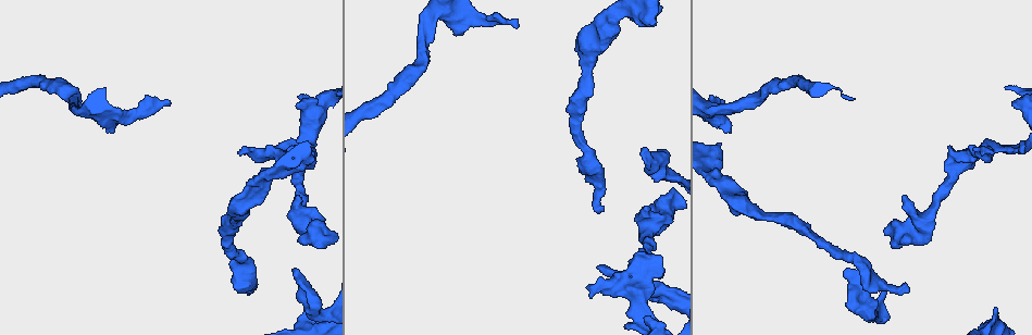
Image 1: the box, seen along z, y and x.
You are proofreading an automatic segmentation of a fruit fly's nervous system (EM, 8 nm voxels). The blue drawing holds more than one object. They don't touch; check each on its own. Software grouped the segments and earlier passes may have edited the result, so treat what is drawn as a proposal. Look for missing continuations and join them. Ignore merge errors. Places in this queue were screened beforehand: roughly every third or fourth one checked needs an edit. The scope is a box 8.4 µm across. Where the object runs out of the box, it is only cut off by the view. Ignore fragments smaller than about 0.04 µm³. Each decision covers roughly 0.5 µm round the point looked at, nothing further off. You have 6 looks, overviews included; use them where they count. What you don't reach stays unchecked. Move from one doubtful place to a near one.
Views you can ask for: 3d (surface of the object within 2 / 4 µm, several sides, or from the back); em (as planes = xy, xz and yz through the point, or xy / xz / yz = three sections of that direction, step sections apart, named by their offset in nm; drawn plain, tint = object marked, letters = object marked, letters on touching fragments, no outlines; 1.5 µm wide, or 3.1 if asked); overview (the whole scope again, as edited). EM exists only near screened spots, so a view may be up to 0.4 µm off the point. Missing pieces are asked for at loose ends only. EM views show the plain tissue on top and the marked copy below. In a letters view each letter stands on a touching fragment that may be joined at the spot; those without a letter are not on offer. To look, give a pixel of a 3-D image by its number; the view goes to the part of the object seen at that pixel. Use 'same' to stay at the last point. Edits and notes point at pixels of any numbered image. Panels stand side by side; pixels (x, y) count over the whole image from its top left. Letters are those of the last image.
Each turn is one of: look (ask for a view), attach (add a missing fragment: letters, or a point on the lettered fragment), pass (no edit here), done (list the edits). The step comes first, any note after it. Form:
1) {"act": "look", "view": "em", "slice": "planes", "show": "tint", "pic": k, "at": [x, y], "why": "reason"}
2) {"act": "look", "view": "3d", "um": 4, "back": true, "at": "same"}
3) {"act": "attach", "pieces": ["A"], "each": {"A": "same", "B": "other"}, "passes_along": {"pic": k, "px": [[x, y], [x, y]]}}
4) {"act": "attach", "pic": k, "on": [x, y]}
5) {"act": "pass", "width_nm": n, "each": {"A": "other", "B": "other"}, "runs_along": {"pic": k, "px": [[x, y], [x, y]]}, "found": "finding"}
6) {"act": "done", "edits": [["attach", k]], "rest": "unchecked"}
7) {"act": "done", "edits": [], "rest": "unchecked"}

{"act": "look", "view": "em", "slice": "planes", "show": "letters", "pic": 1, "at": [902, 196]}

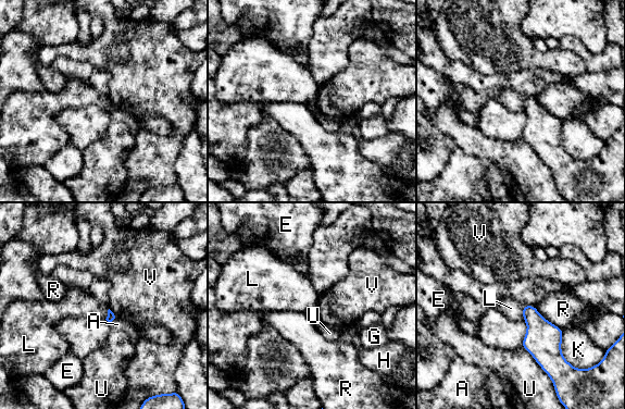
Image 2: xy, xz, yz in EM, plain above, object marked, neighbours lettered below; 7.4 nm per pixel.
{"act": "pass", "each": {"A": "other", "E": "other", "G": "other", "H": "other", "K": "other", "L": "other", "R": "other", "U": "other", "V": "other"}, "border": {"pic": 2, "px": [[522, 305], [523, 318]]}, "found": "no lettered fragment goes on from it"}

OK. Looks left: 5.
{"act": "look", "view": "em", "slice": "planes", "show": "letters", "pic": 1, "at": [461, 32], "why": "thick end"}

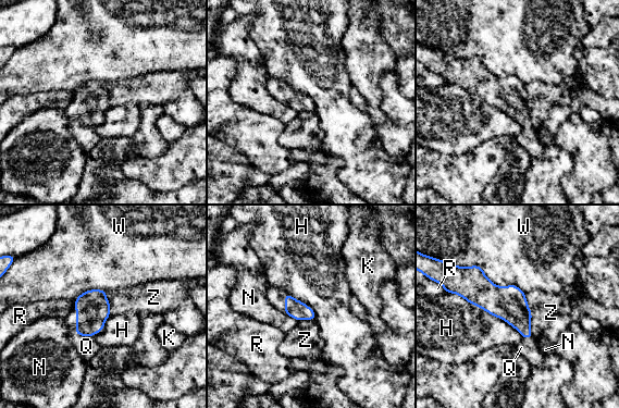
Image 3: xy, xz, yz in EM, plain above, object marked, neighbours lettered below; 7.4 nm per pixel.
{"act": "attach", "pieces": ["Q"], "longest_contact_nm": ["H", 650], "each": {"H": "other", "K": "other", "N": "other", "Q": "same", "R": "other", "W": "other", "Z": "other"}, "passes_along": {"pic": 3, "px": [[93, 308], [83, 335], [86, 346]]}, "found": "the neuron continues"}

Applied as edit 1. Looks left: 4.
{"act": "look", "view": "em", "slice": "planes", "show": "letters", "pic": 1, "at": [603, 207], "why": "end of a long branch"}

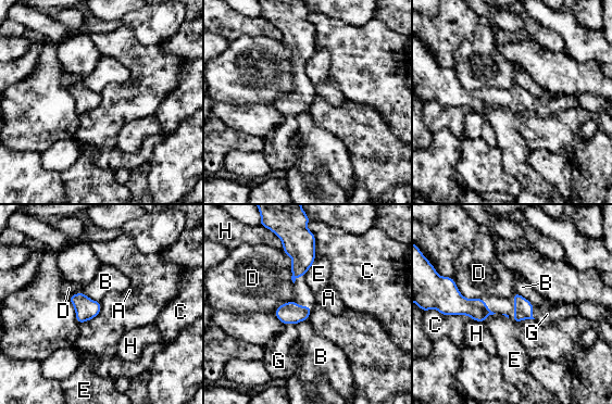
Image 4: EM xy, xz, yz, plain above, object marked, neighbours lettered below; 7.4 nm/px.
{"act": "attach", "pieces": ["G"], "each": {"A": "other", "B": "other", "C": "other", "D": "other", "E": "other", "G": "same", "H": "other"}, "passes_along": {"pic": 4, "px": [[289, 313], [289, 323], [277, 353]]}, "found": "it goes on there"}

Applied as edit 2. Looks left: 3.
{"act": "done", "edits": [["attach", 3], ["attach", 4]], "rest": "unchecked"}

